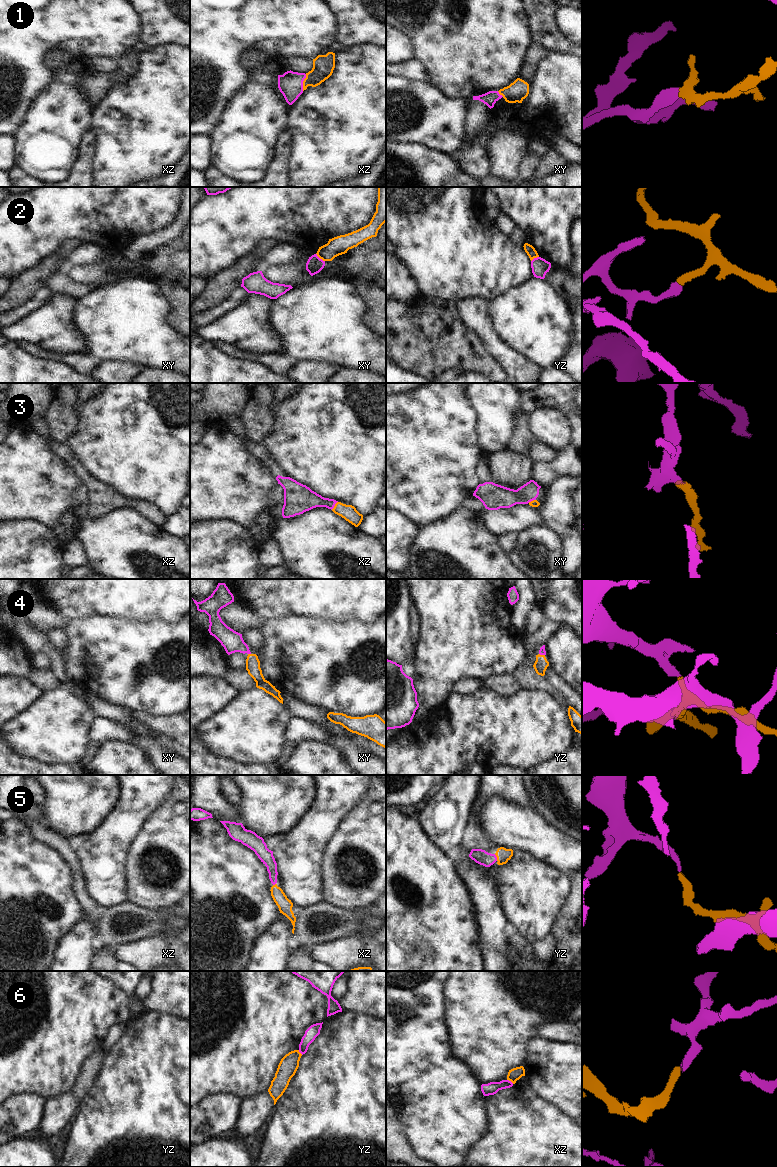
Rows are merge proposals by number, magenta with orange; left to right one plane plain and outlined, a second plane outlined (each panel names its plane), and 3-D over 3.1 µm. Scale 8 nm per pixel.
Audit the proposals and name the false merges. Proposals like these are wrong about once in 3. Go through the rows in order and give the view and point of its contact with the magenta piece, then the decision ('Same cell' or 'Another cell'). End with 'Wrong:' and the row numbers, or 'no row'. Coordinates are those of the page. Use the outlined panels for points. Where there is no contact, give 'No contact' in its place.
1: Touches magenta at xz (302, 82). Same cell
2: Touches magenta at xy (319, 258). Another cell
3: Touches magenta at xz (334, 505). Same cell
4: Touches magenta at xy (249, 653). Same cell
5: Touches magenta at yz (496, 857). Same cell
6: Touches magenta at xz (510, 1081). Another cell
Wrong: 2, 6

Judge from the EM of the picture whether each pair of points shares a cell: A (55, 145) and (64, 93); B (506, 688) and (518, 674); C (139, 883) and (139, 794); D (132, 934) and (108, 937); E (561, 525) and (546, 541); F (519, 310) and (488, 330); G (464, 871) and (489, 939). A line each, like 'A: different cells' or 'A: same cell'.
A: same cell
B: different cells
C: different cells
D: same cell
E: different cells
F: different cells
G: same cell

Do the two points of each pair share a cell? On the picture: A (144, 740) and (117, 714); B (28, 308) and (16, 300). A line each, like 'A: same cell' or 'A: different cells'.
A: same cell
B: different cells

